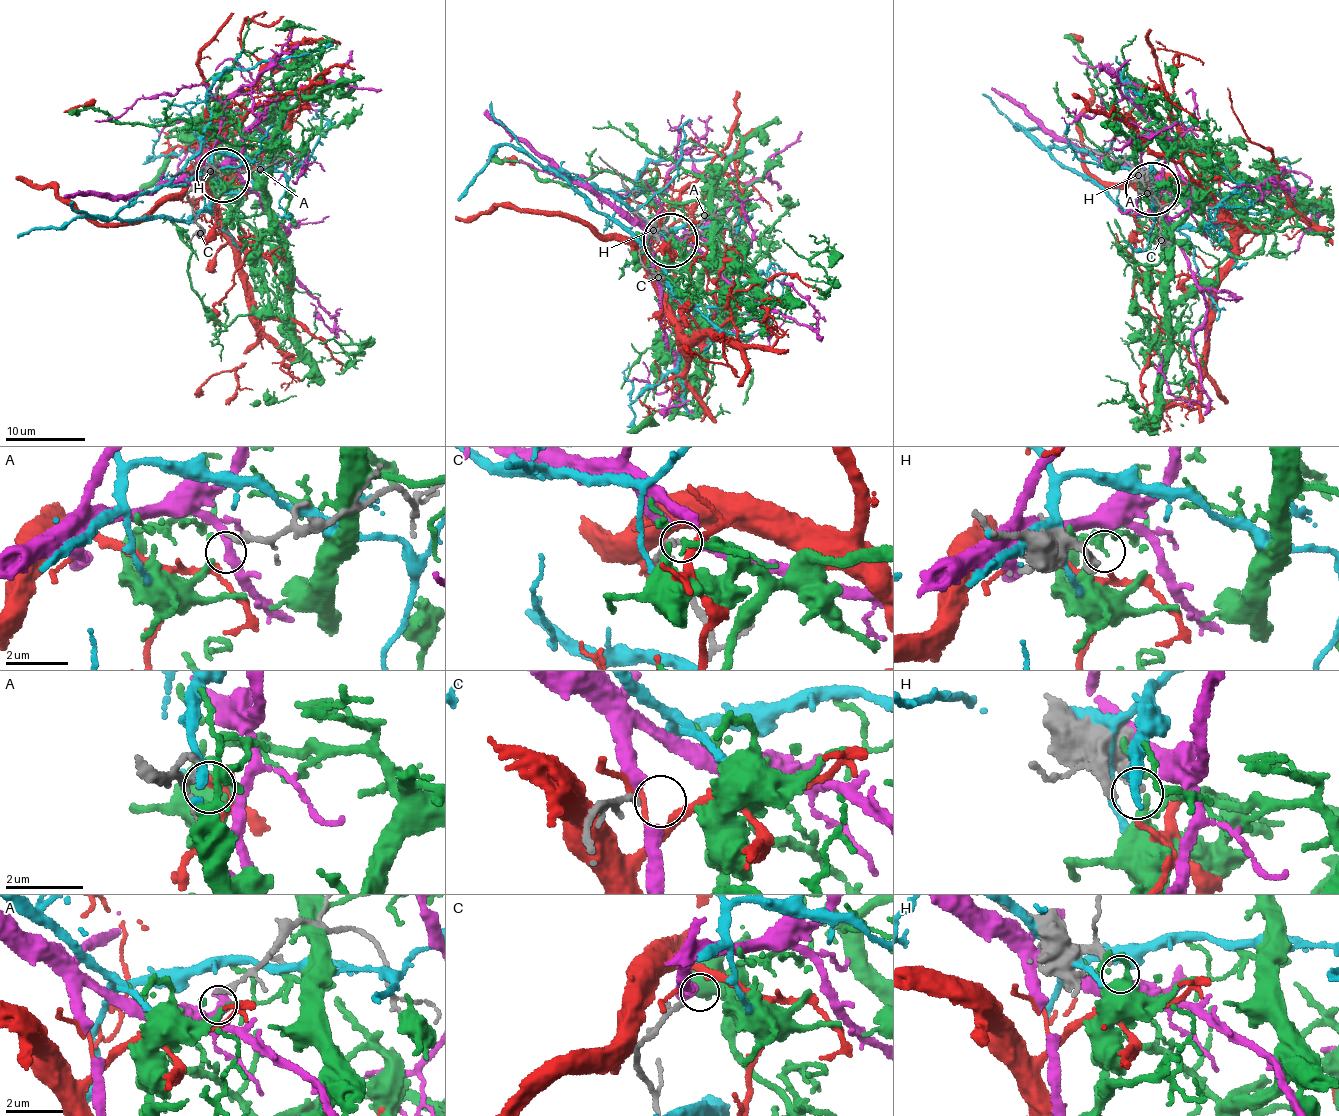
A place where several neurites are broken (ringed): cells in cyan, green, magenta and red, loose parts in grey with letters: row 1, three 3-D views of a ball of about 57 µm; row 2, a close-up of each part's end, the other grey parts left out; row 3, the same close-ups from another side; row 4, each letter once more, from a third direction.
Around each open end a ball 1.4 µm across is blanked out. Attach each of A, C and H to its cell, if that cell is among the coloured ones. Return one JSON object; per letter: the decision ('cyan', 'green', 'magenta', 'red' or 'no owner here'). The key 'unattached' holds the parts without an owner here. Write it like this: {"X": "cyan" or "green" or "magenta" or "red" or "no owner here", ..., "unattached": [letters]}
{"A": "red", "C": "no owner here", "H": "green", "unattached": ["C"]}

